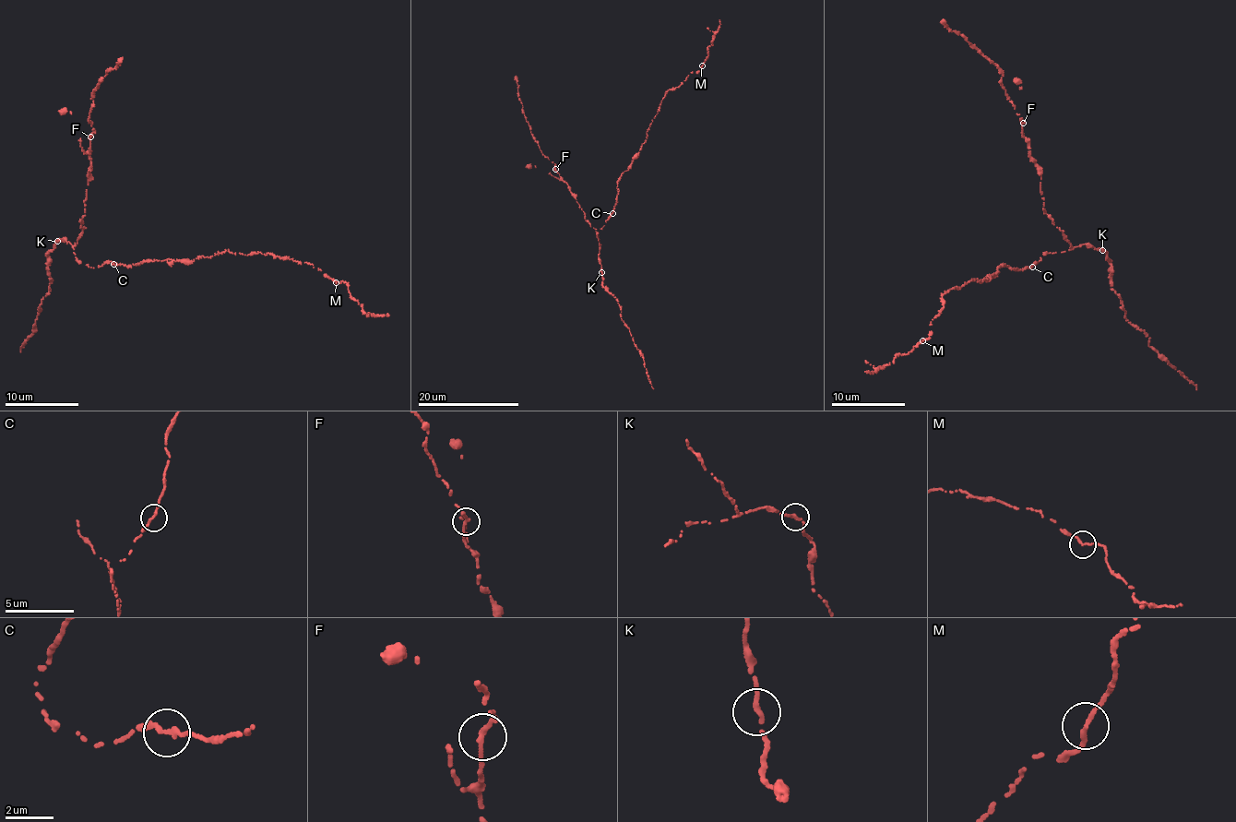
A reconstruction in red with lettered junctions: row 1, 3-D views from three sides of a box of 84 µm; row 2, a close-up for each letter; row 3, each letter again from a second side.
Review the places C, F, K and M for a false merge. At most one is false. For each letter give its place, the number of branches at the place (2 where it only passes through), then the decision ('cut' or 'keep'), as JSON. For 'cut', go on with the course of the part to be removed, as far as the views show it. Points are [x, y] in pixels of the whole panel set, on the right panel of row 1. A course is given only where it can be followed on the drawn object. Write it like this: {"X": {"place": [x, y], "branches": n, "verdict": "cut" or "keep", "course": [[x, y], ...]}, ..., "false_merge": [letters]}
{"C": {"place": [1032, 267], "branches": 2, "verdict": "keep"}, "F": {"place": [1023, 123], "branches": 2, "verdict": "keep"}, "K": {"place": [1102, 250], "branches": 2, "verdict": "keep"}, "M": {"place": [922, 340], "branches": 2, "verdict": "keep"}, "false_merge": []}

